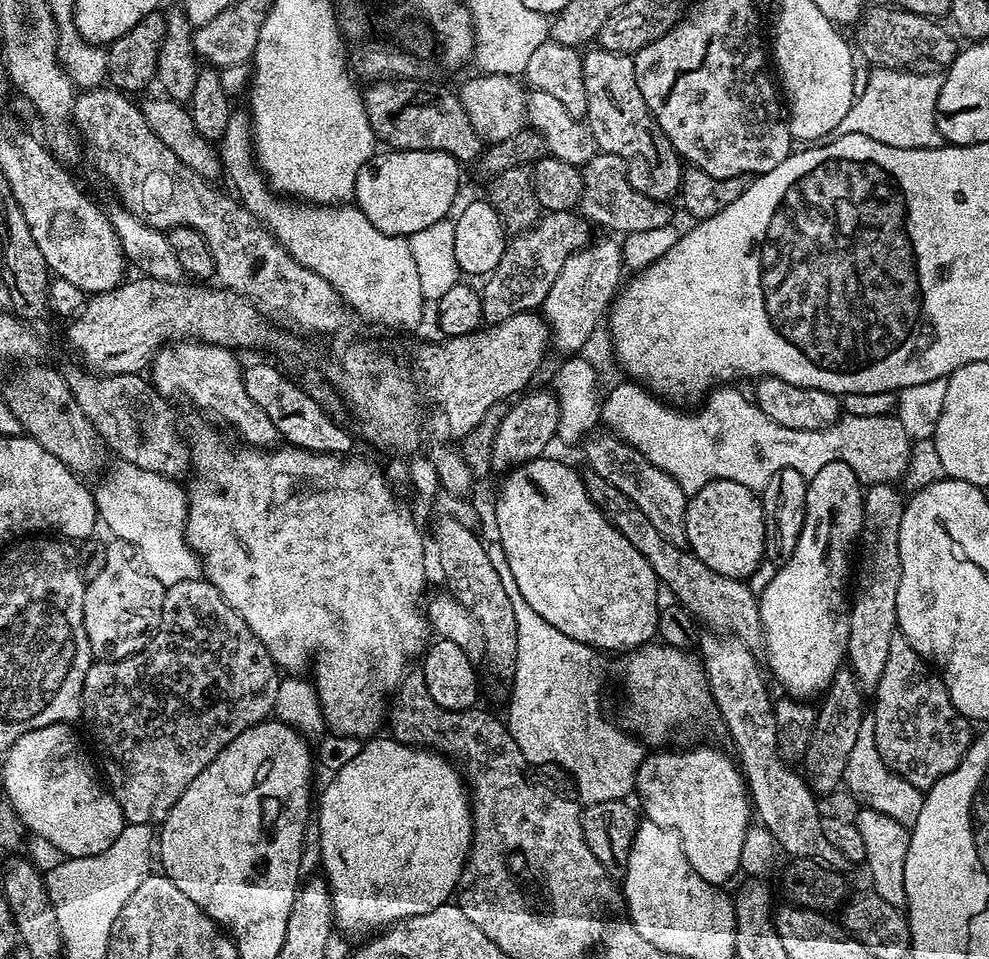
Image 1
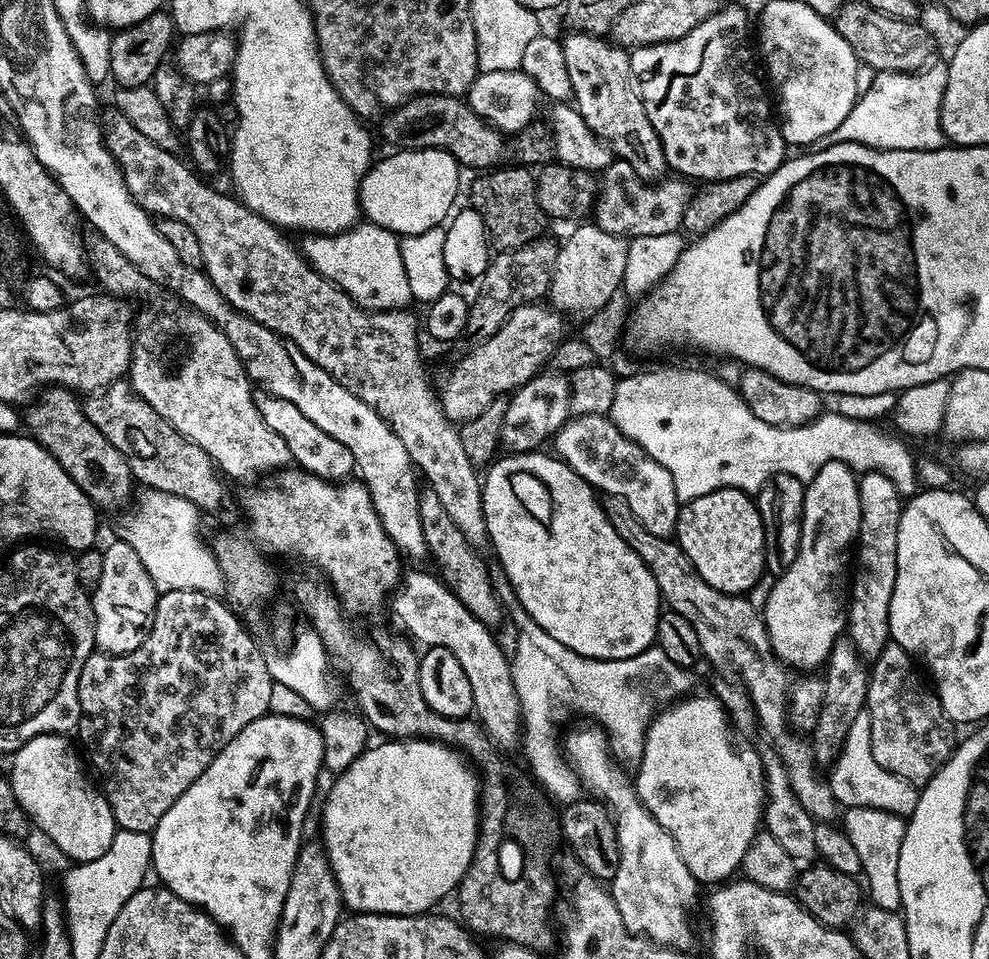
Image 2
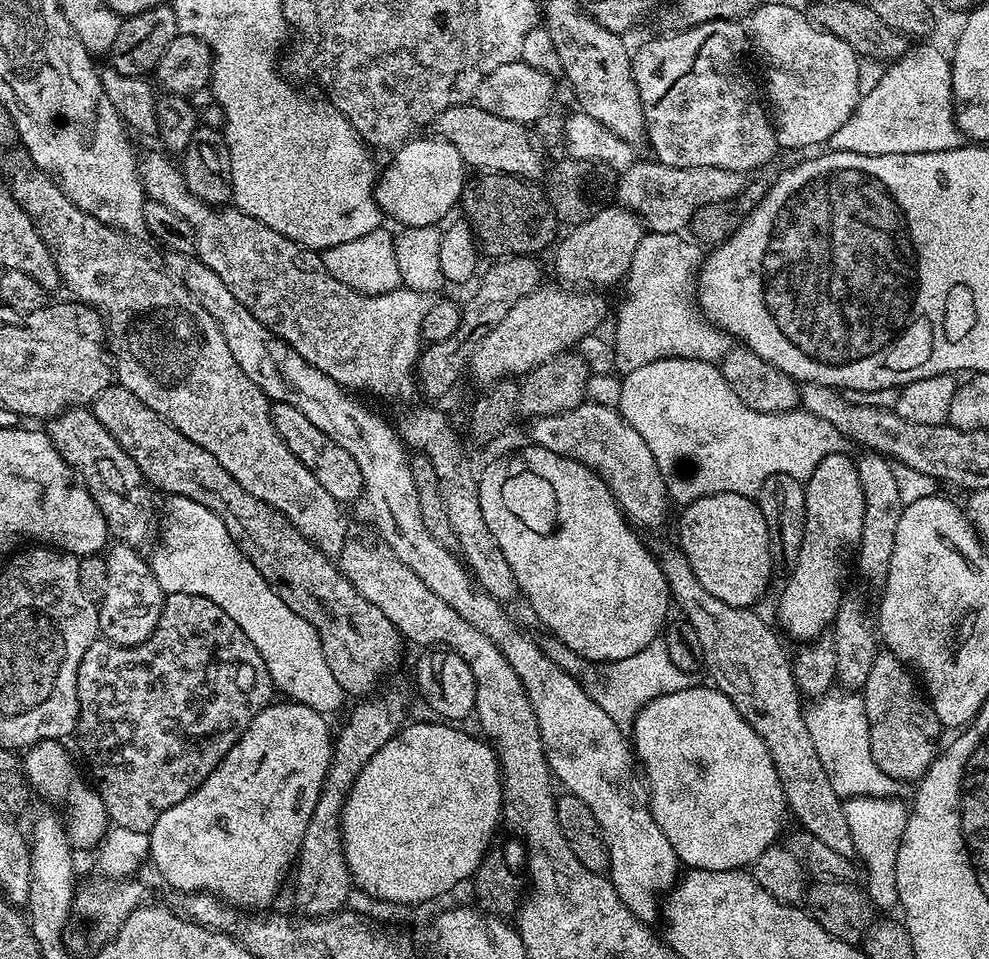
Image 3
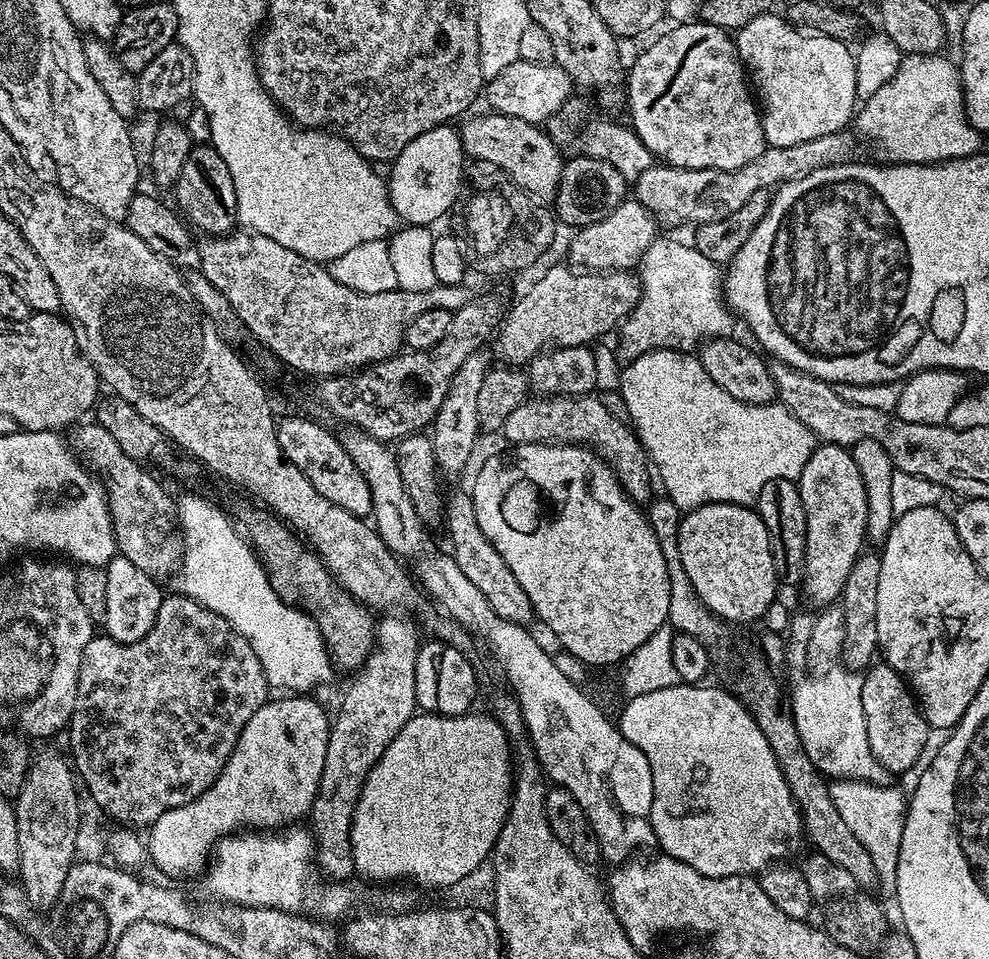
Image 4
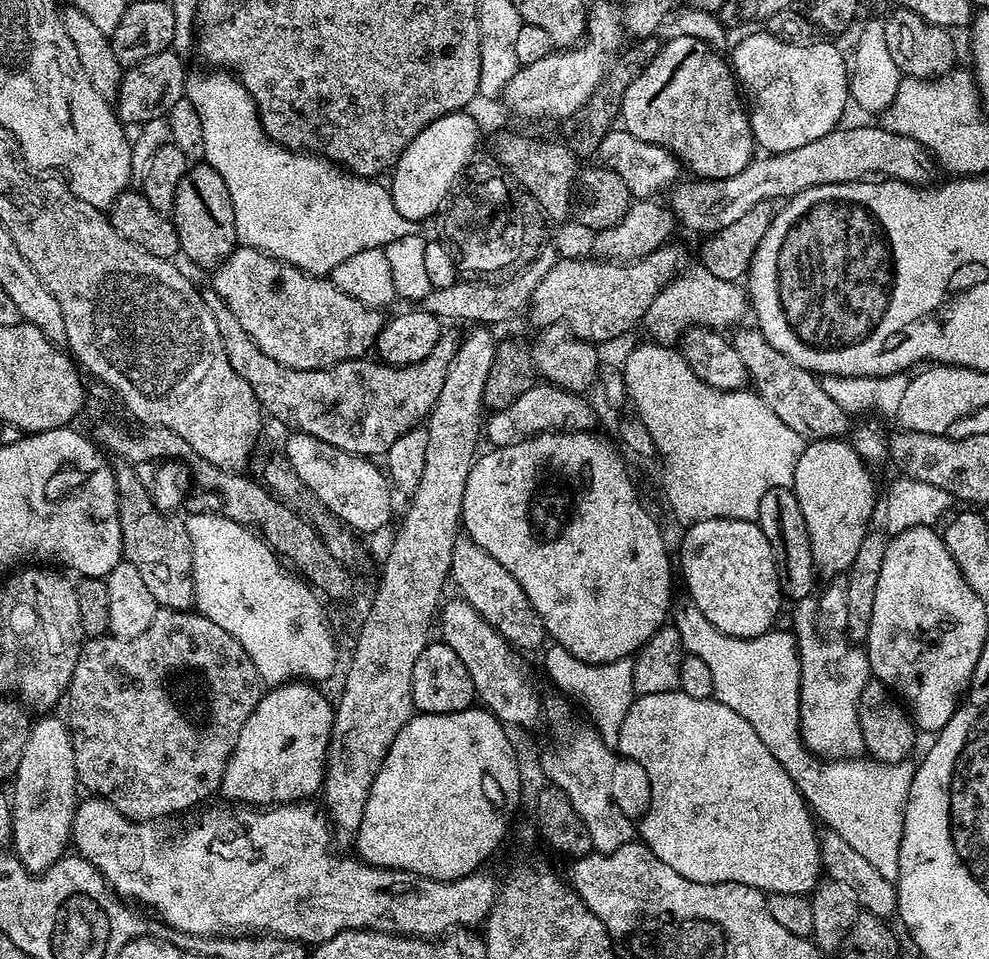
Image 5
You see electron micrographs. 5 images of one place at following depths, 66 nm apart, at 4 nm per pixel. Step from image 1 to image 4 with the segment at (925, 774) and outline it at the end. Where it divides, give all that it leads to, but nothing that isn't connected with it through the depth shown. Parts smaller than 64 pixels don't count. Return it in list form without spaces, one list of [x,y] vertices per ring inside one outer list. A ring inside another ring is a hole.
[[[873,663],[863,673],[862,712],[865,714],[866,733],[873,756],[891,774],[908,772],[920,760],[928,744],[930,729],[924,713],[908,683],[889,664]]]

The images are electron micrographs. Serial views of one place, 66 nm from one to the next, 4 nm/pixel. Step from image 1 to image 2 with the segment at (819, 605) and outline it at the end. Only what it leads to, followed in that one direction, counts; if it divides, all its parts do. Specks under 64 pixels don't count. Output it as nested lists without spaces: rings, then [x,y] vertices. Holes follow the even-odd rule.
[[[826,462],[826,466],[822,466],[822,470],[818,470],[818,474],[807,481],[798,558],[790,562],[790,570],[771,581],[772,589],[769,590],[764,604],[762,603],[762,615],[770,646],[789,669],[816,670],[816,667],[819,669],[827,665],[834,642],[845,635],[846,605],[850,600],[850,549],[856,544],[856,535],[860,533],[857,479],[857,473],[842,462]]]

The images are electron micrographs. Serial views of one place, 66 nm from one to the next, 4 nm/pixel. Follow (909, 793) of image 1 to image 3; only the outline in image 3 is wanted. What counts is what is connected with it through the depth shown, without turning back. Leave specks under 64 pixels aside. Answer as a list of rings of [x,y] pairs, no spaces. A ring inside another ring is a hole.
[[[836,688],[809,704],[805,709],[804,721],[834,792],[843,800],[854,797],[899,797],[903,783],[890,778],[874,762],[863,697],[859,693]]]

